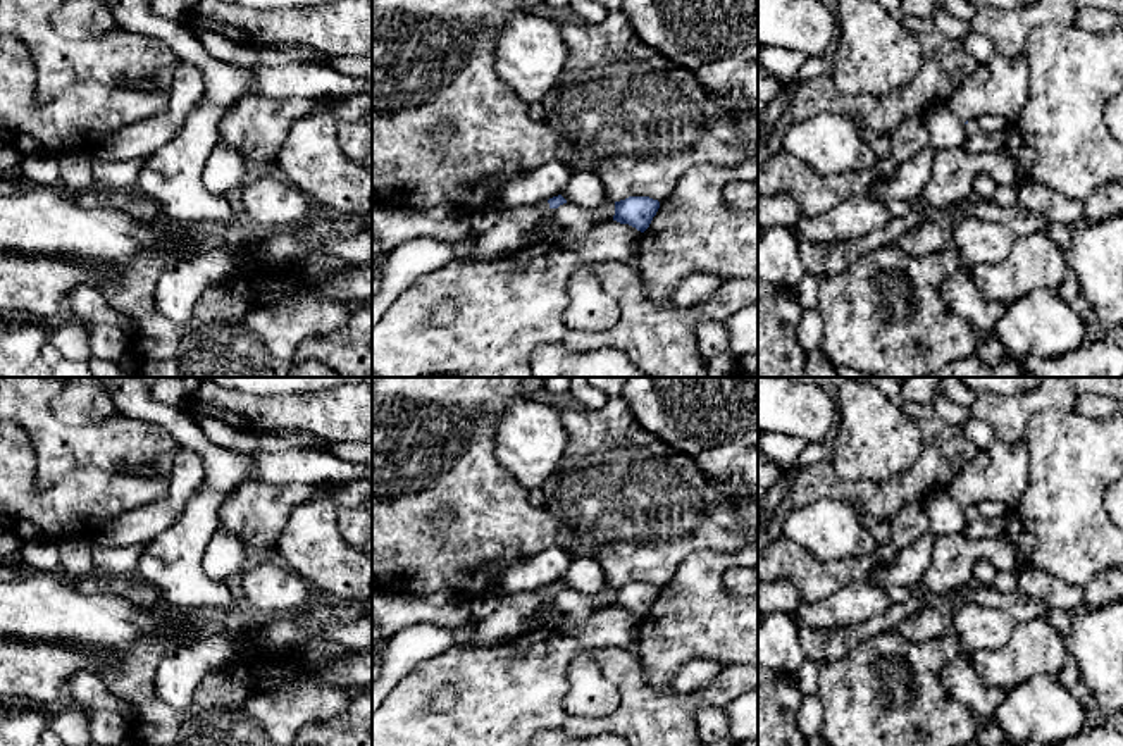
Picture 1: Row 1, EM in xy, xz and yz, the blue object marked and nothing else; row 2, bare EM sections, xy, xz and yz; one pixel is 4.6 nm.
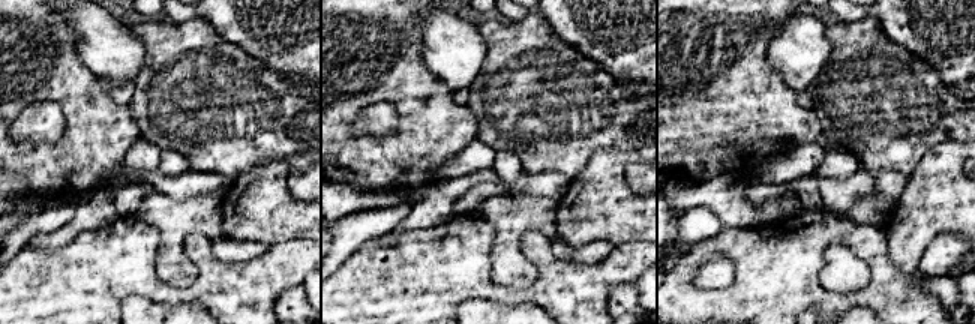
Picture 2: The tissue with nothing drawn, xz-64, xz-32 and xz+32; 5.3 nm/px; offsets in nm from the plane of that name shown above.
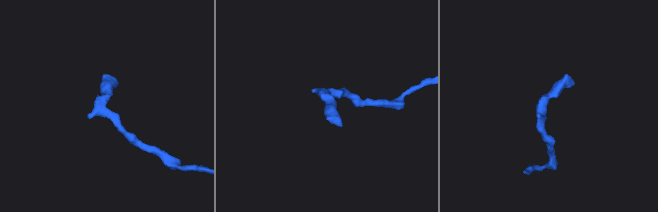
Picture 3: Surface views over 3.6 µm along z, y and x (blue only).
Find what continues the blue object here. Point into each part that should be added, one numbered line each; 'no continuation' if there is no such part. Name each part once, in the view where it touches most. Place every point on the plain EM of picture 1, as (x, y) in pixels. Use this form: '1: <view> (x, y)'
1: xz (507, 622)

